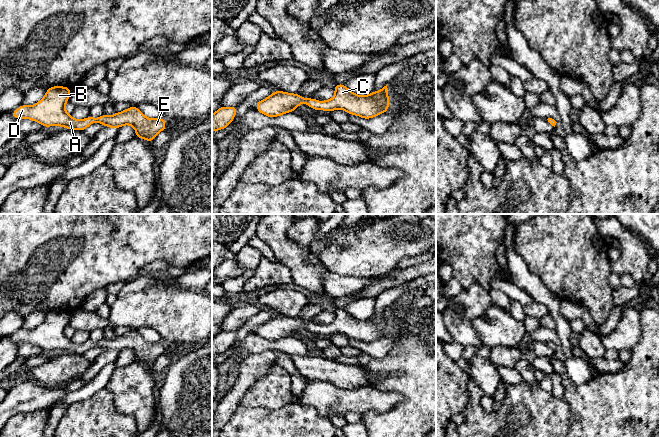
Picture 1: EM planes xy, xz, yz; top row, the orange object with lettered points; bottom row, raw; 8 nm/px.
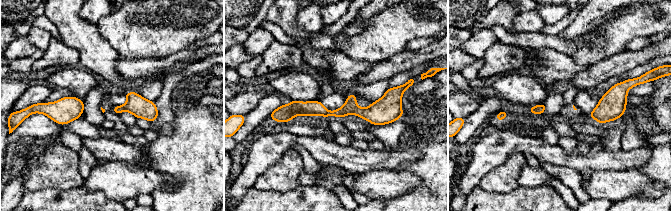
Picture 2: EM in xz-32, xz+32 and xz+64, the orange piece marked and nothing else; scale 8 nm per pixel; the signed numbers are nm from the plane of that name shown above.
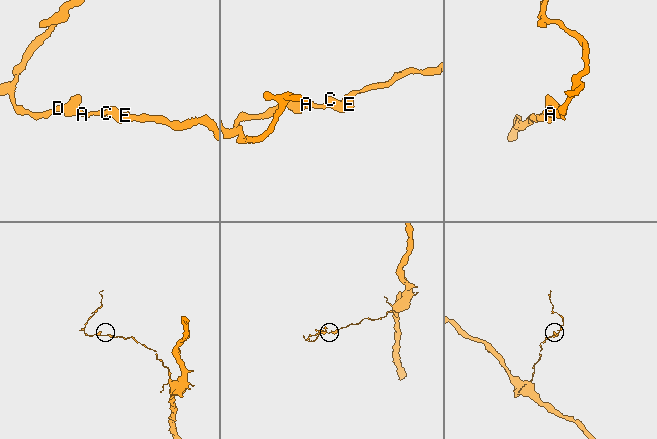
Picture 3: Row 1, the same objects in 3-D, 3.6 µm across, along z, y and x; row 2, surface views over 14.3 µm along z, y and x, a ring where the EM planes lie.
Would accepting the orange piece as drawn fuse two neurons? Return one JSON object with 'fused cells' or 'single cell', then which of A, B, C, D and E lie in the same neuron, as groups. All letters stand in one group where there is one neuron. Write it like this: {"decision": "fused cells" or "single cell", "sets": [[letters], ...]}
{"decision": "single cell", "sets": [["A", "B", "C", "D", "E"]]}

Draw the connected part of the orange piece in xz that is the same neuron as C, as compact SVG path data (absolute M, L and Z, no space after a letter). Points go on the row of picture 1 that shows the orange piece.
M337 84L335 96L331 100L317 101L313 98L304 99L299 94L275 91L269 97L256 103L256 109L268 117L277 117L295 111L297 106L305 103L314 110L333 111L343 109L349 114L369 119L388 111L389 98L387 85L367 96L354 94L345 85Z

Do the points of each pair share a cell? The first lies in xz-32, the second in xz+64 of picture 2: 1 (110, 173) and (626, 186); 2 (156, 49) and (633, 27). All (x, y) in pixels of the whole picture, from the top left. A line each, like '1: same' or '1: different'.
1: same
2: same

